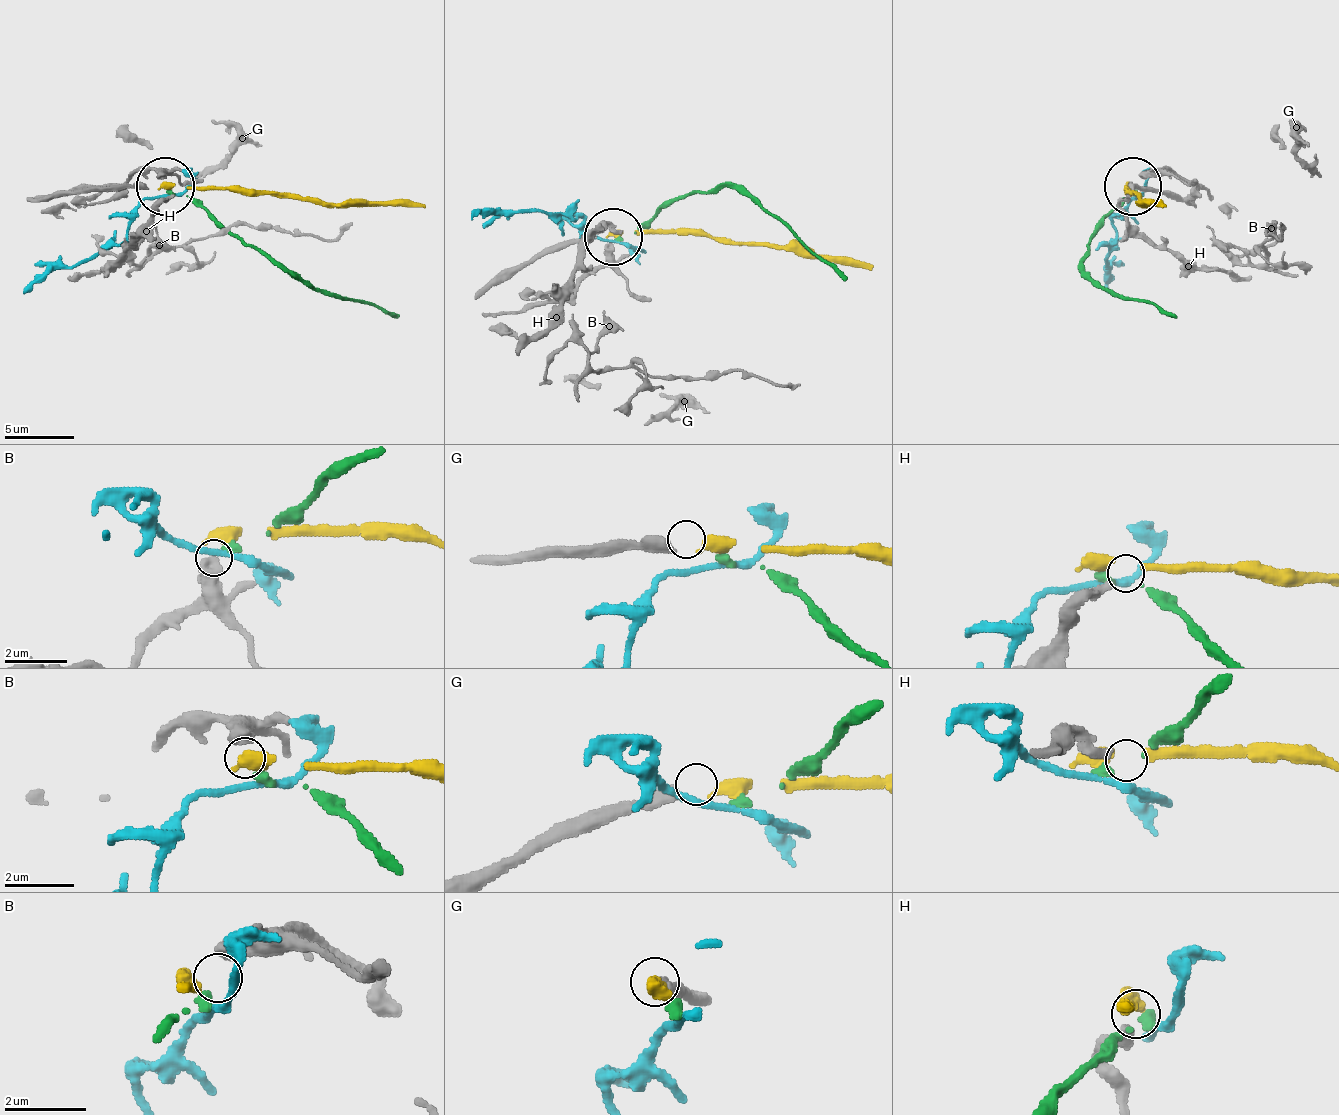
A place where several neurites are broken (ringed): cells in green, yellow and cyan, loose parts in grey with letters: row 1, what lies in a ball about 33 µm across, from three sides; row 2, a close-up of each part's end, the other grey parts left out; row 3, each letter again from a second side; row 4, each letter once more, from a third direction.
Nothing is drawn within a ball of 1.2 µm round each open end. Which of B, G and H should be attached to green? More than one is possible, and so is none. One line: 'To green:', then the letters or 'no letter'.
To green: B

